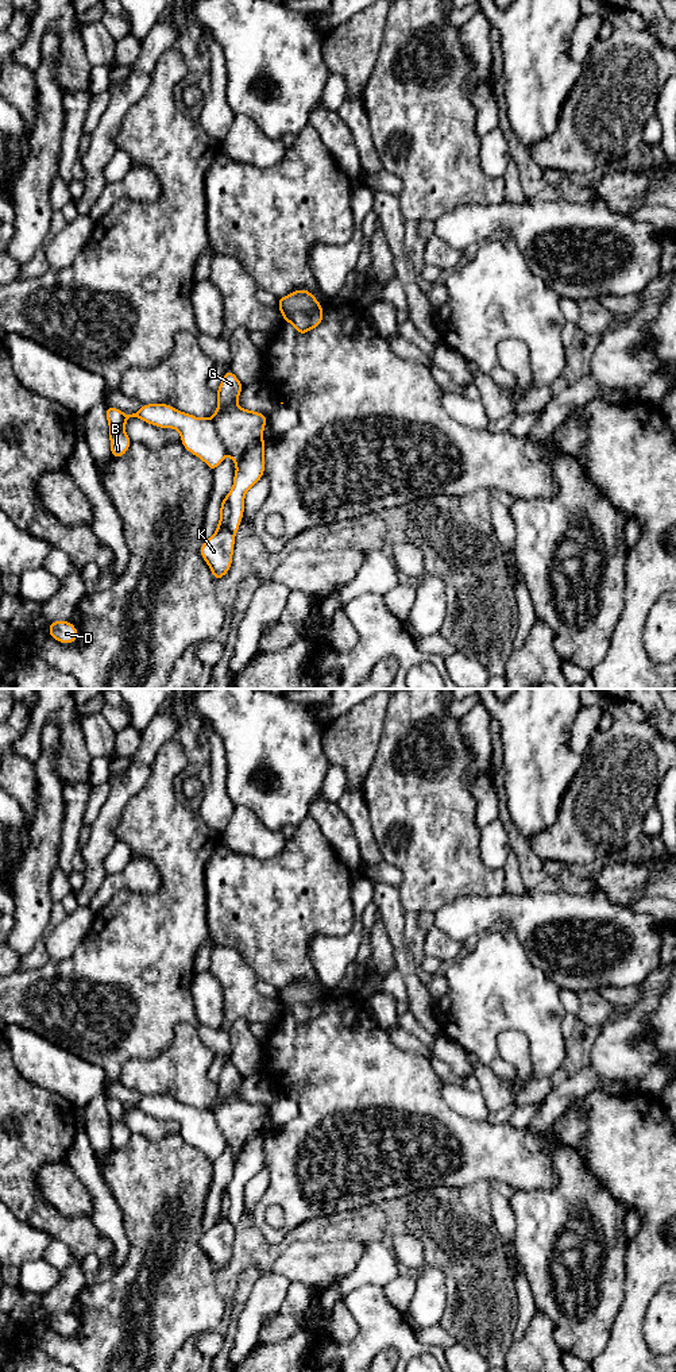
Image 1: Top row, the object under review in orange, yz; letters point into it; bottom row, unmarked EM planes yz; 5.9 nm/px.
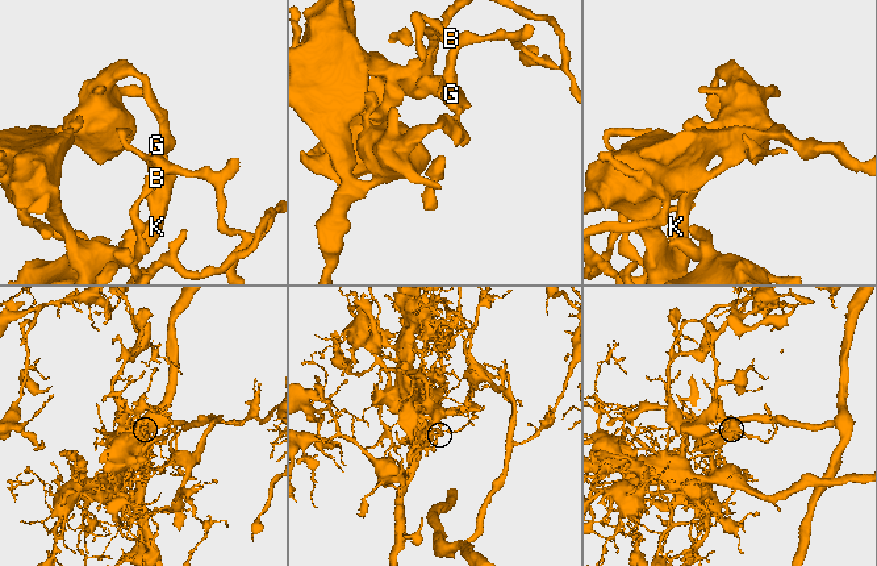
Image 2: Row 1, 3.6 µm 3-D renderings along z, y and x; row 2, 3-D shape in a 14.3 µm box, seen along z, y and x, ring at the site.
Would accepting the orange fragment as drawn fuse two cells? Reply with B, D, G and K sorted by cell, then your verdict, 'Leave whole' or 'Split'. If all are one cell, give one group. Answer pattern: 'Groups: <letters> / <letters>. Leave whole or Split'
Groups: B D / G K. Split

